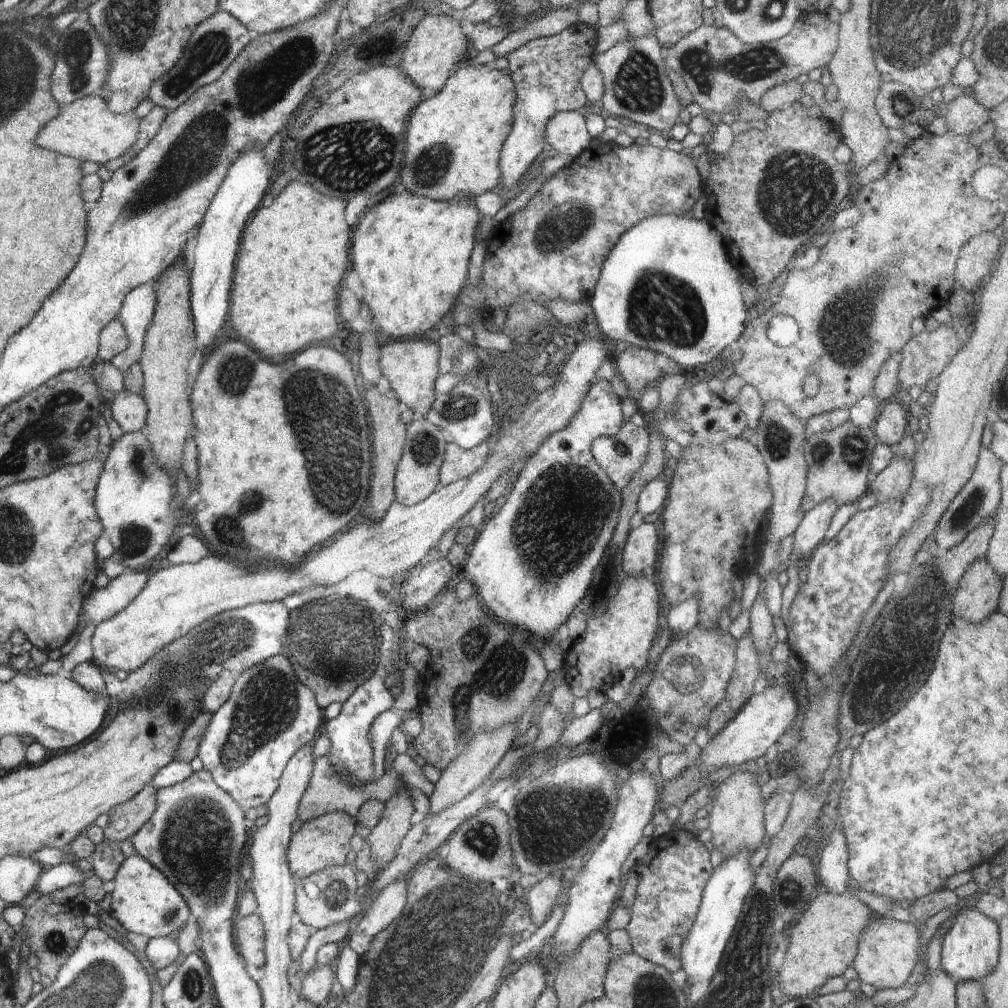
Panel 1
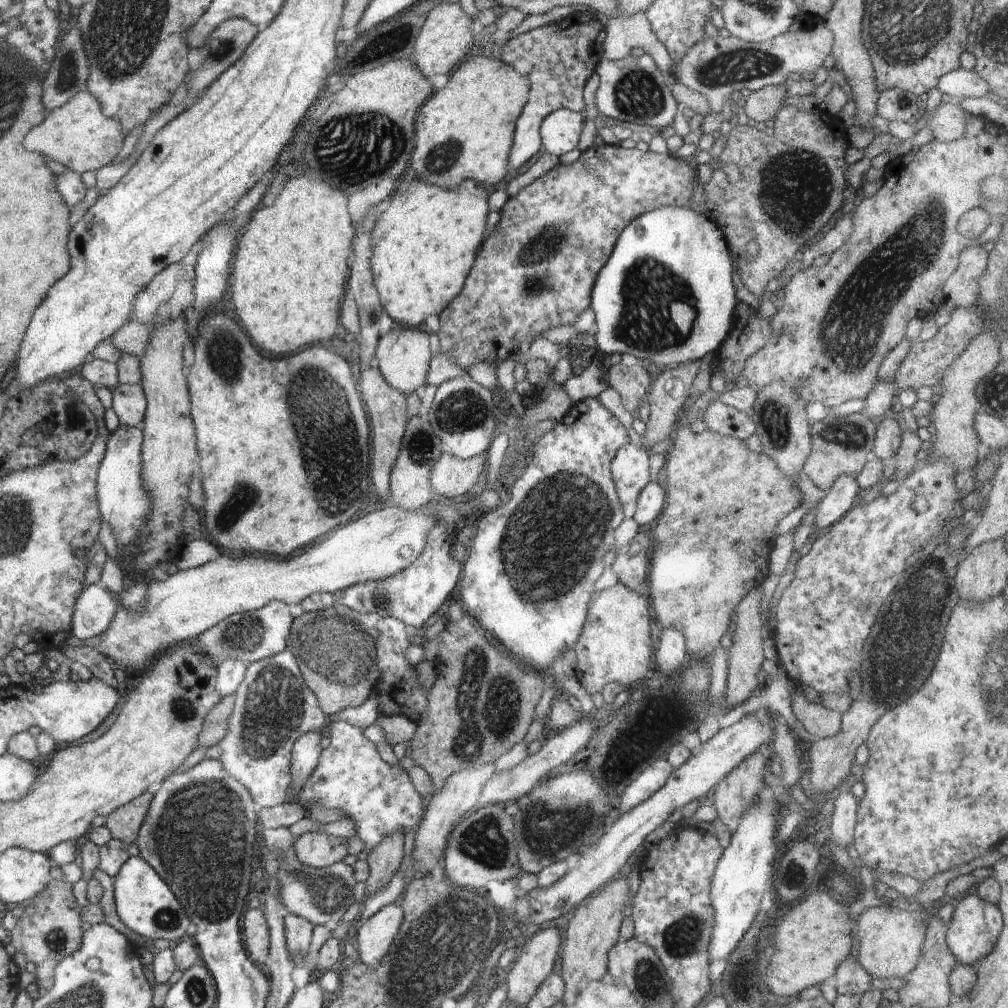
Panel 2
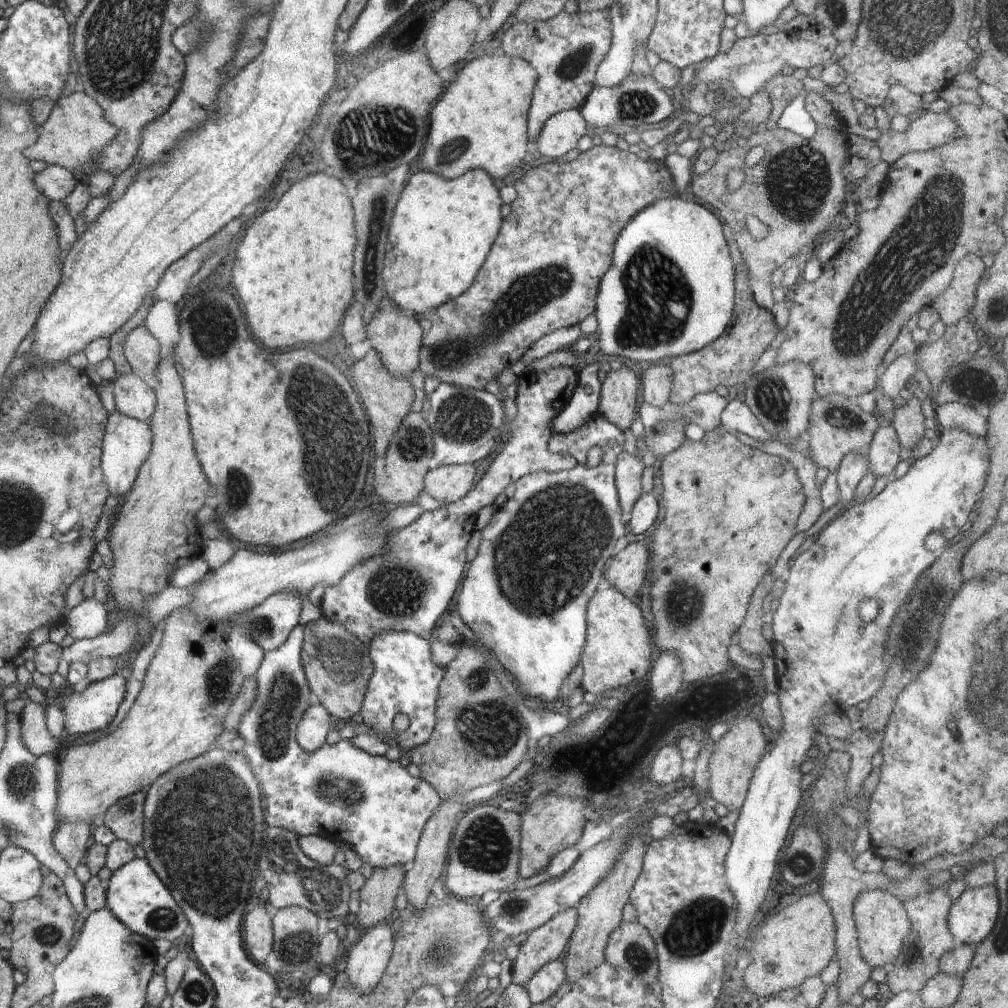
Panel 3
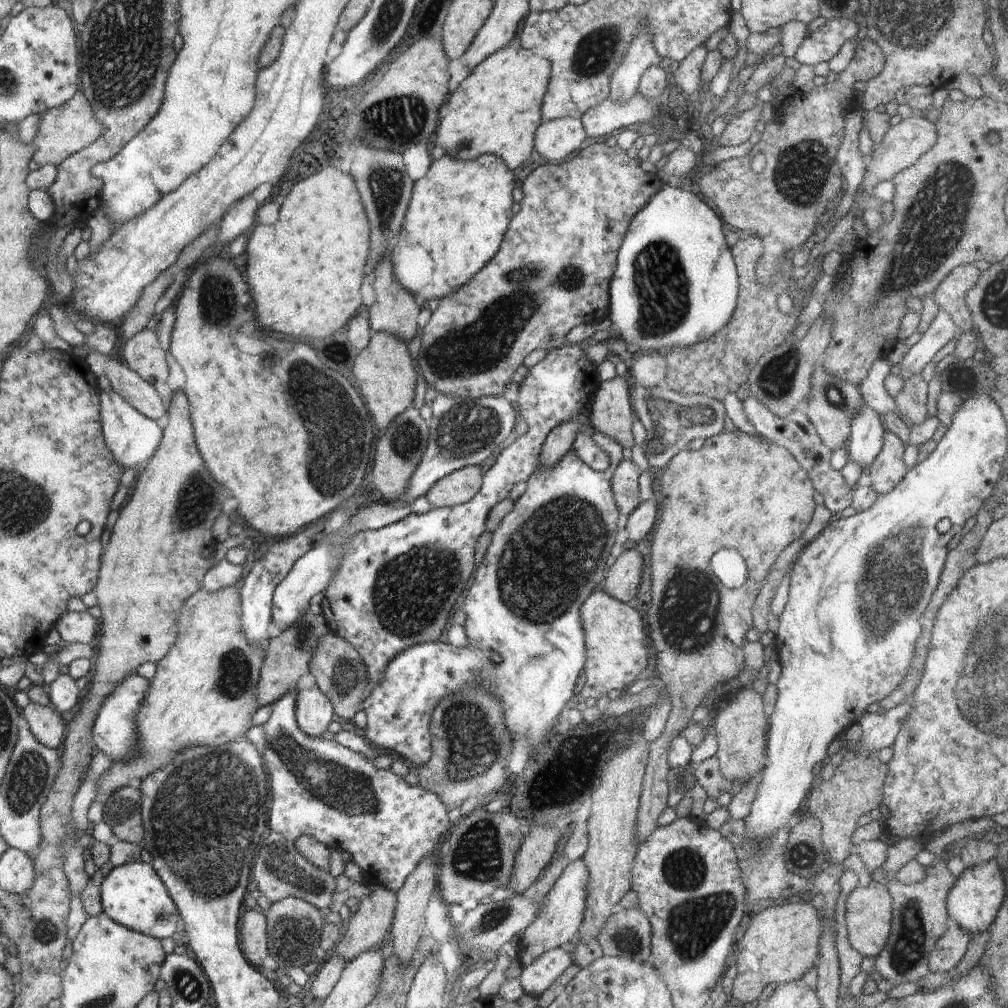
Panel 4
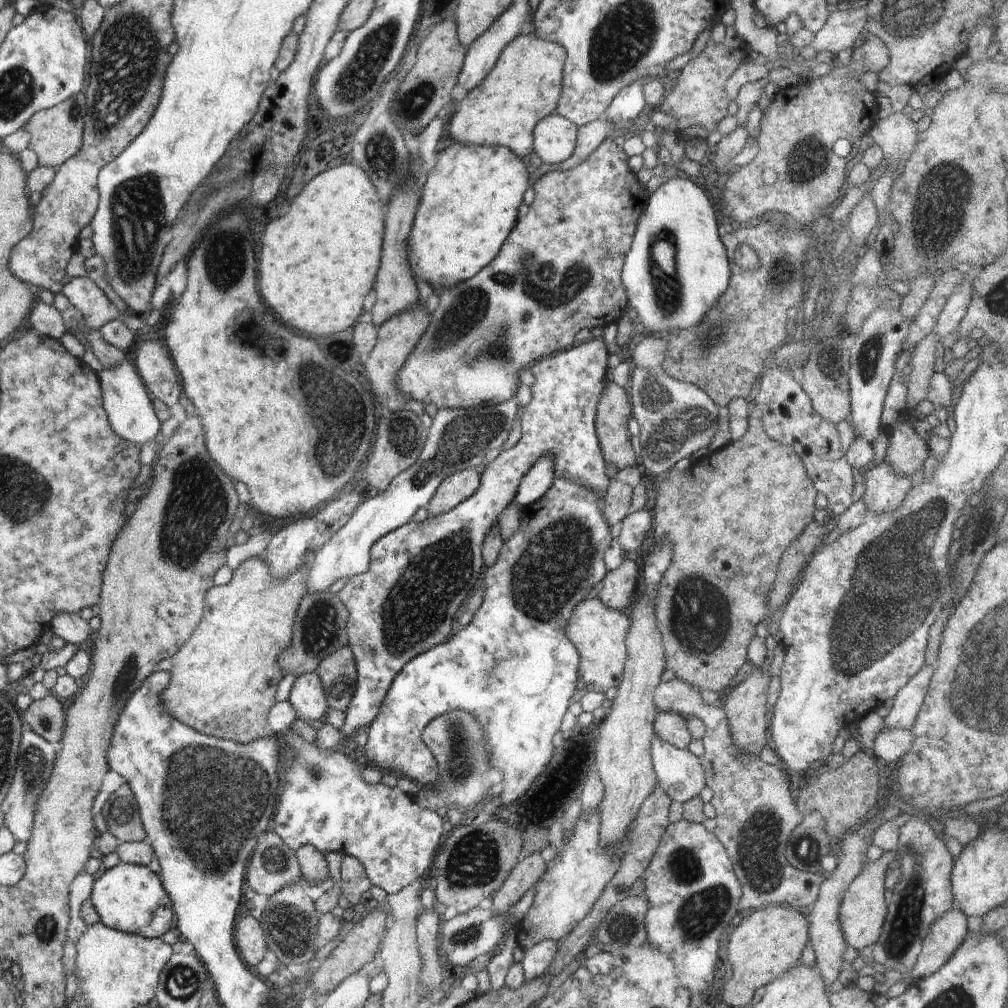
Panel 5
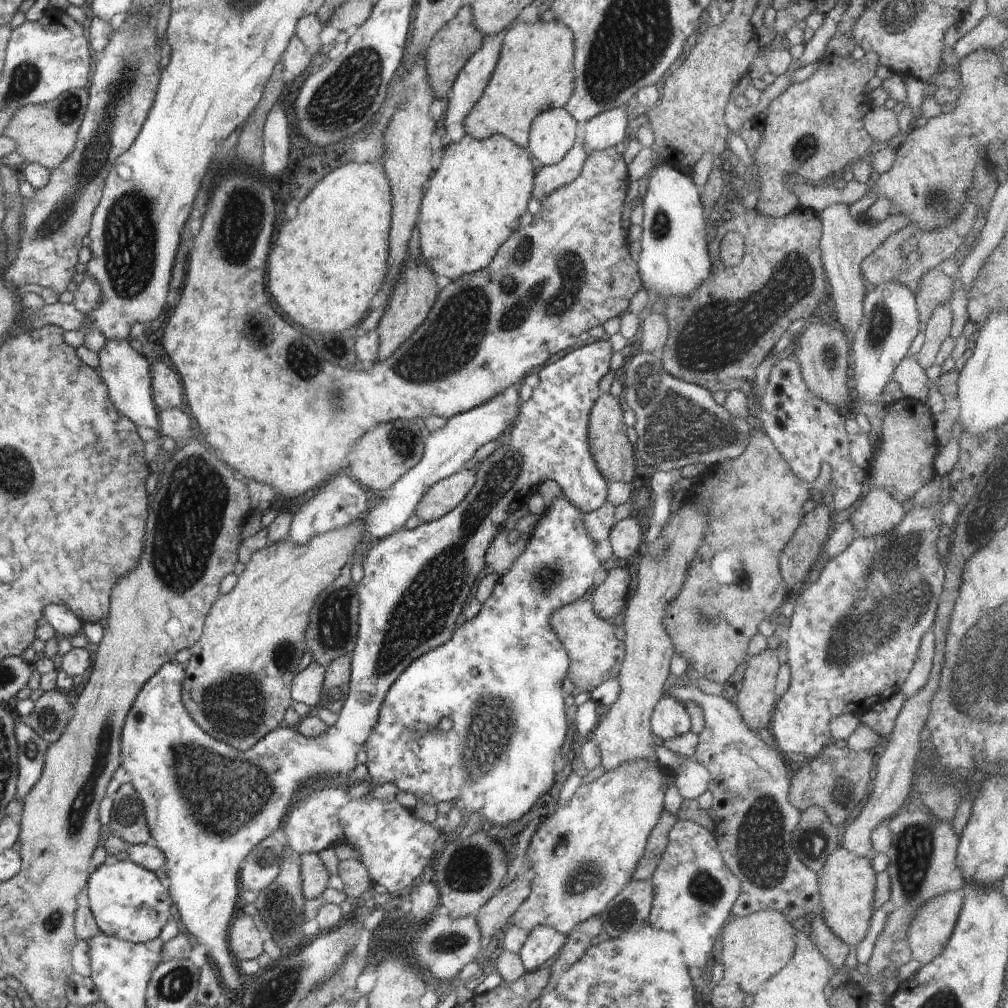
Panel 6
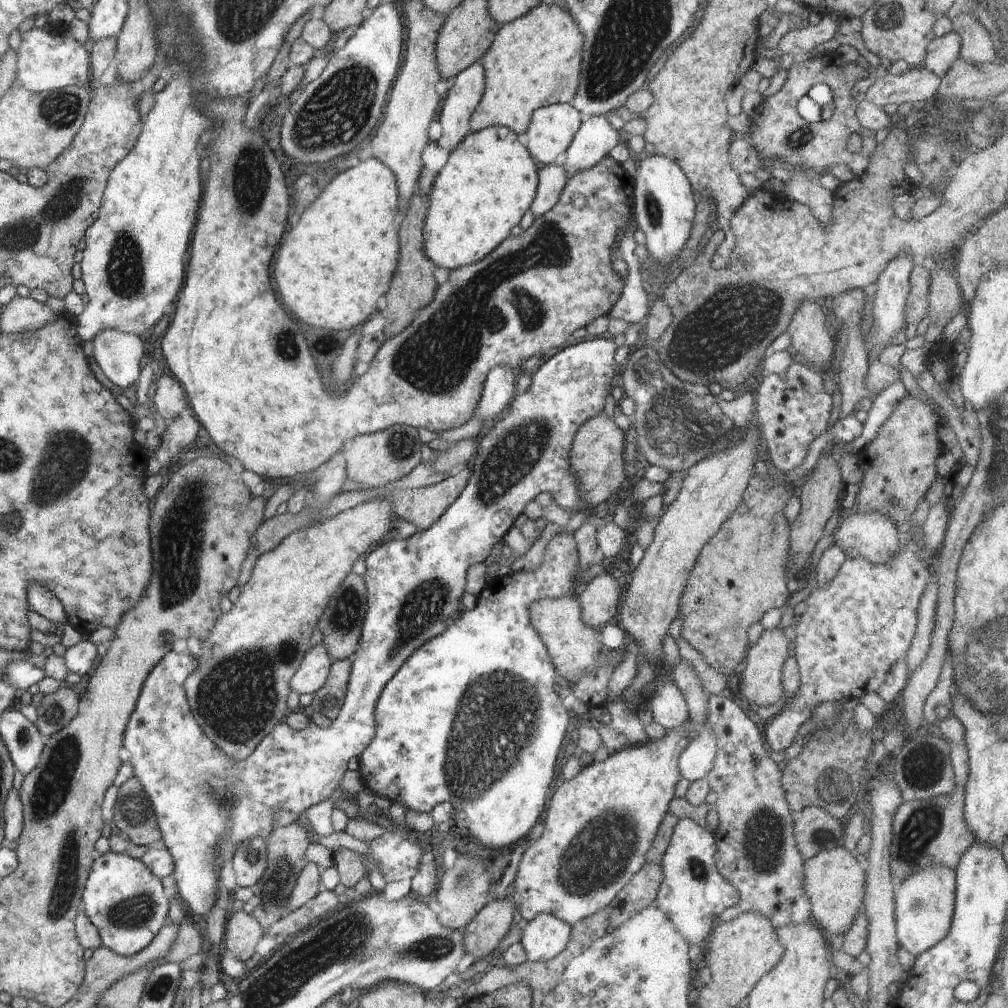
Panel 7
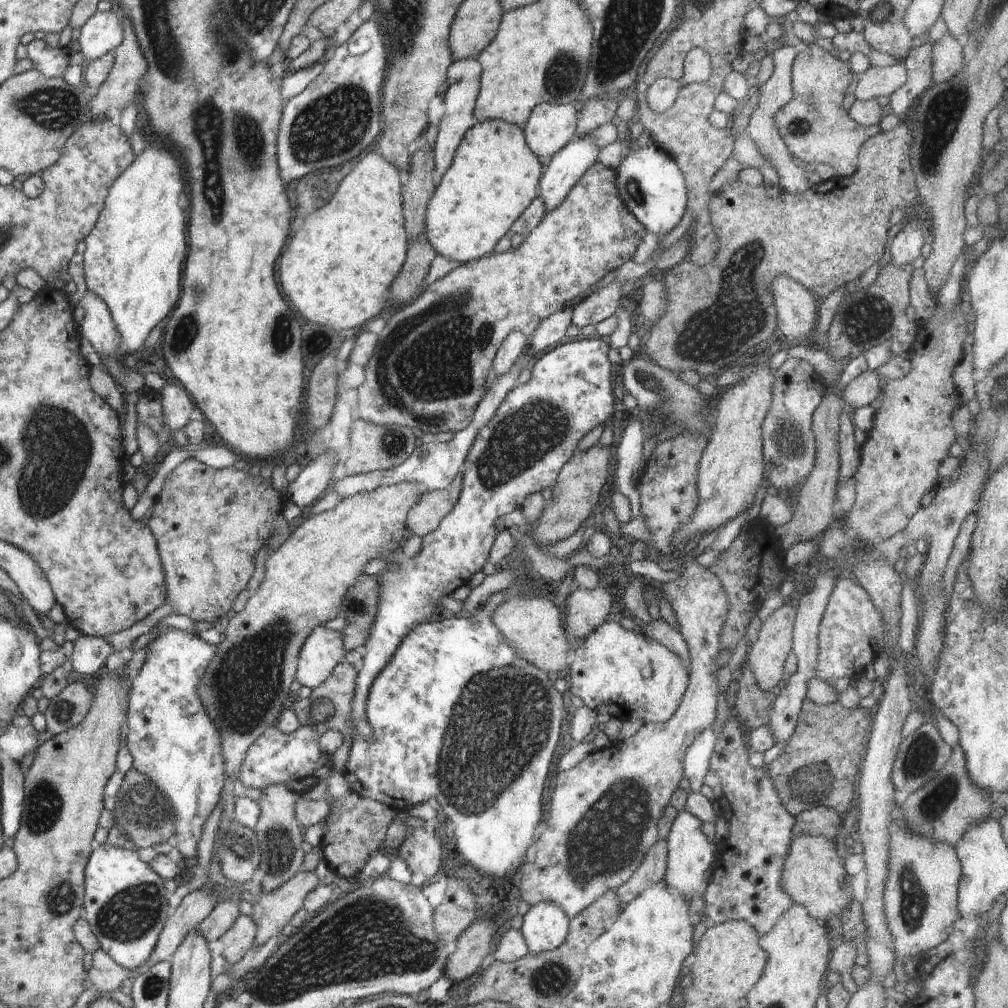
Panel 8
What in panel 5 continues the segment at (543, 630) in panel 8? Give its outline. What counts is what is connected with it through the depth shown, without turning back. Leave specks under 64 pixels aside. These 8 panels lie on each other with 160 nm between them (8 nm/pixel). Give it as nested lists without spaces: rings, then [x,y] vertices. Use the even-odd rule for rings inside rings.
[[[595,595],[579,602],[574,607],[574,614],[568,620],[565,633],[578,651],[579,676],[586,682],[586,690],[605,694],[608,689],[616,690],[618,688],[627,659],[625,638],[630,625],[628,612],[615,611],[605,607]]]

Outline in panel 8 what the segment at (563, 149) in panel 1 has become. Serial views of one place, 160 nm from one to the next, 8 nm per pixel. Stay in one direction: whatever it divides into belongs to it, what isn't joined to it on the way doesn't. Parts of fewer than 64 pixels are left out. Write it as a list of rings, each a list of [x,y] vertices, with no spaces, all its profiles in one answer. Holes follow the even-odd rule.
[[[540,103],[532,109],[529,119],[518,127],[522,129],[524,138],[532,152],[537,157],[548,158],[575,140],[578,119],[577,105]]]

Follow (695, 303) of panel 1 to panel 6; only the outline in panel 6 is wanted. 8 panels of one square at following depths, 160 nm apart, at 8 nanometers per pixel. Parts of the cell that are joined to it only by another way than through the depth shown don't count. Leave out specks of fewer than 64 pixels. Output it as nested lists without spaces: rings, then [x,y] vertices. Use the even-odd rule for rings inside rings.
[[[666,162],[660,163],[651,169],[647,182],[647,192],[643,197],[644,217],[642,234],[640,238],[640,256],[637,267],[643,282],[643,287],[658,296],[677,296],[686,298],[694,289],[702,286],[712,272],[712,261],[707,244],[709,238],[706,235],[710,227],[705,222],[705,214],[701,196],[697,186],[693,183],[691,174],[682,172],[680,168],[673,167]]]

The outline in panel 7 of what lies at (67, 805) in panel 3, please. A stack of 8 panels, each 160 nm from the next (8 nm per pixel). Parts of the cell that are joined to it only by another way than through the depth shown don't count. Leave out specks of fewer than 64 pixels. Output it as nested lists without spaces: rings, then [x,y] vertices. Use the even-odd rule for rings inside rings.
[[[378,497],[377,499],[370,499],[369,501],[361,502],[349,508],[348,510],[339,512],[332,518],[325,519],[319,523],[314,522],[310,526],[300,529],[299,531],[289,534],[280,544],[273,548],[270,552],[262,553],[256,560],[251,574],[251,577],[247,580],[247,583],[240,587],[240,595],[233,604],[232,610],[226,614],[221,614],[216,620],[216,624],[213,626],[211,633],[203,640],[203,644],[198,655],[198,666],[194,672],[188,675],[188,678],[184,683],[184,690],[188,699],[190,710],[192,711],[194,720],[202,727],[204,734],[208,736],[212,742],[220,748],[222,752],[234,759],[235,761],[246,760],[254,749],[258,746],[258,743],[267,735],[272,732],[272,729],[278,724],[284,722],[284,718],[291,713],[291,709],[286,705],[286,699],[288,693],[291,690],[291,678],[294,676],[296,670],[300,666],[305,652],[311,647],[310,637],[312,631],[317,628],[318,621],[322,616],[324,610],[329,605],[329,600],[335,592],[335,590],[344,582],[344,579],[349,575],[352,570],[354,562],[360,558],[362,553],[367,553],[378,544],[387,540],[389,534],[392,532],[392,515],[393,502],[386,497]]]

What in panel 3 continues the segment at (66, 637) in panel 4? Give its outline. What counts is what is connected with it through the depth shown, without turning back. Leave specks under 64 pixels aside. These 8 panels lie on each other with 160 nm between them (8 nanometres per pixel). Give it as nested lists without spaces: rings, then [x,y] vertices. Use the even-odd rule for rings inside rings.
[[[86,598],[65,614],[63,625],[66,632],[75,640],[95,639],[98,641],[108,626],[108,612],[104,604],[94,598]]]

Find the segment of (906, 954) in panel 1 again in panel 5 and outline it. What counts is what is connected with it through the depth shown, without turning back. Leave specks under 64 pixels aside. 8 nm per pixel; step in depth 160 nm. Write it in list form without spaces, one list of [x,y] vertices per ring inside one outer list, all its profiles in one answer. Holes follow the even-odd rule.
[[[886,851],[878,860],[867,861],[861,869],[861,873],[849,882],[844,893],[838,911],[839,925],[848,945],[857,951],[876,944],[880,938],[885,916],[887,913],[887,903],[884,902],[884,890],[886,890],[886,874],[888,864],[892,859],[896,859],[896,852]]]

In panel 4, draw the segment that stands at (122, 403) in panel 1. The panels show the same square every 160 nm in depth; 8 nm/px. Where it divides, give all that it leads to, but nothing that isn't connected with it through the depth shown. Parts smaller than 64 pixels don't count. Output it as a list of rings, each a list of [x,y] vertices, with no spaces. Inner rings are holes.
[[[92,353],[85,358],[97,378],[106,377],[111,388],[120,393],[137,411],[157,421],[167,413],[156,389],[137,372],[130,370],[116,357]]]

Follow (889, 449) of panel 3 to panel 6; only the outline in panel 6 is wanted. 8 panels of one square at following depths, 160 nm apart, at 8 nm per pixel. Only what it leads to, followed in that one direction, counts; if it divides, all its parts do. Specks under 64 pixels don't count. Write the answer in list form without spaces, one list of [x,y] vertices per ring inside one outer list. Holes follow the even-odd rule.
[[[872,489],[866,491],[864,497],[859,508],[851,514],[851,523],[857,538],[886,535],[901,523],[905,515],[904,509],[889,492],[884,489]]]

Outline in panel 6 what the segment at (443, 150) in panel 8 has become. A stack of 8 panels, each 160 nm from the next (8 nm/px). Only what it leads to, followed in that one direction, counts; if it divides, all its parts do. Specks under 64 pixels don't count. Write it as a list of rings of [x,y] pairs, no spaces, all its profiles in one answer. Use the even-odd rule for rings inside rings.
[[[500,31],[494,40],[486,40],[488,36],[485,36],[483,45],[468,59],[464,68],[458,73],[450,93],[446,97],[447,109],[442,118],[441,128],[450,126],[450,124],[460,124],[460,122],[463,124],[466,115],[472,110],[472,107],[478,100],[480,100],[491,74],[496,68],[504,33],[505,31]]]

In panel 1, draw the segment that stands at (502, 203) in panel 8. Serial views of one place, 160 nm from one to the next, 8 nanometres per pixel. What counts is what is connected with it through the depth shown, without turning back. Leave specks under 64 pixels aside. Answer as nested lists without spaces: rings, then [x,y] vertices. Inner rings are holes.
[[[402,192],[402,194],[392,194],[388,198],[384,198],[380,204],[376,204],[358,224],[354,236],[352,236],[352,265],[349,268],[353,268],[360,277],[363,286],[363,300],[368,304],[368,308],[374,314],[374,326],[379,333],[381,340],[390,340],[396,338],[408,338],[408,336],[420,336],[428,332],[430,328],[433,328],[436,322],[438,322],[444,314],[450,312],[450,308],[456,302],[456,297],[460,294],[463,286],[468,282],[468,267],[471,257],[474,243],[478,239],[478,228],[480,220],[482,218],[480,211],[477,209],[475,198],[468,193],[458,193],[454,198],[449,201],[437,201],[431,198],[424,198],[424,196],[416,196],[416,194],[410,194],[410,192]]]

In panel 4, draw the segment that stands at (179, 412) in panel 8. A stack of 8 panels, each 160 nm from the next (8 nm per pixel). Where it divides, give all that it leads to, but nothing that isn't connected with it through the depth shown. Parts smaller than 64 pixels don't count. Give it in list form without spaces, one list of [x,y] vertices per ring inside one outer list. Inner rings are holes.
[[[148,329],[139,332],[124,344],[122,354],[127,367],[149,382],[168,408],[170,398],[173,398],[167,385],[169,354],[162,348],[158,337]]]

